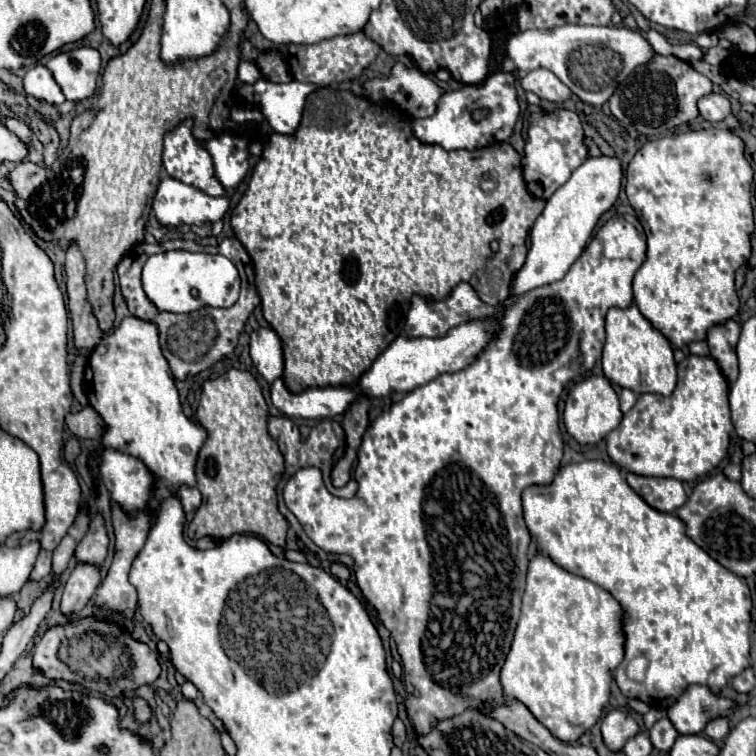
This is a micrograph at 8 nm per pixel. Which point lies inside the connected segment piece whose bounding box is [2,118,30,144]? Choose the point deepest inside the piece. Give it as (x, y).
(18, 127)

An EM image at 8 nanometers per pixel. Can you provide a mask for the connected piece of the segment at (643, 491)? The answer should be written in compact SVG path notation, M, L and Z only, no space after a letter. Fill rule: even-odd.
M628 474L626 482L654 510L672 514L686 502L684 486L676 478L648 478Z

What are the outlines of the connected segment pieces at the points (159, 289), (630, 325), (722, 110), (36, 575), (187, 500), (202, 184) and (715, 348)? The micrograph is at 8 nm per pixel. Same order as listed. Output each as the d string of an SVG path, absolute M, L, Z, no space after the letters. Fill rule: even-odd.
M174 250L174 260L170 252L162 252L156 256L150 256L142 270L142 284L146 296L156 304L158 310L166 312L194 312L204 306L214 308L228 308L236 302L240 292L240 276L228 258L220 254L204 254L204 262L200 262L200 254ZM198 288L198 298L192 298L190 290Z
M634 304L624 310L622 308L608 310L602 370L612 384L628 388L634 394L652 392L660 396L670 396L676 386L676 364L670 342L658 330L652 328L652 324L640 314L640 310Z
M712 92L712 94L698 100L698 110L704 120L716 124L716 122L722 122L724 118L730 116L730 100L722 94Z
M44 550L44 552L40 552L40 556L38 556L36 564L34 564L34 570L30 574L30 582L32 580L42 580L48 574L50 574L50 554Z
M182 486L182 488L180 488L180 492L178 492L178 496L180 496L182 508L184 508L184 512L186 512L186 514L188 514L188 512L194 512L194 510L200 506L200 502L202 502L202 496L200 496L198 488Z
M184 118L176 128L168 130L164 134L164 150L162 150L162 168L168 172L168 176L190 184L198 190L202 190L208 196L222 196L224 194L224 186L218 182L216 172L214 172L214 162L210 152L204 148L204 144L200 140L196 140L192 136L192 118Z
M728 320L722 326L716 326L708 332L708 348L710 356L718 362L722 374L732 386L738 378L738 362L736 362L736 338L740 336L740 324Z

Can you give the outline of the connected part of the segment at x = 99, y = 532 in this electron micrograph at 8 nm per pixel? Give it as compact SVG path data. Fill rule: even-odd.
M92 514L92 524L88 534L80 540L80 544L76 546L76 560L84 562L84 564L94 564L94 566L102 566L104 558L108 552L108 536L106 536L106 528L102 522L100 514Z

